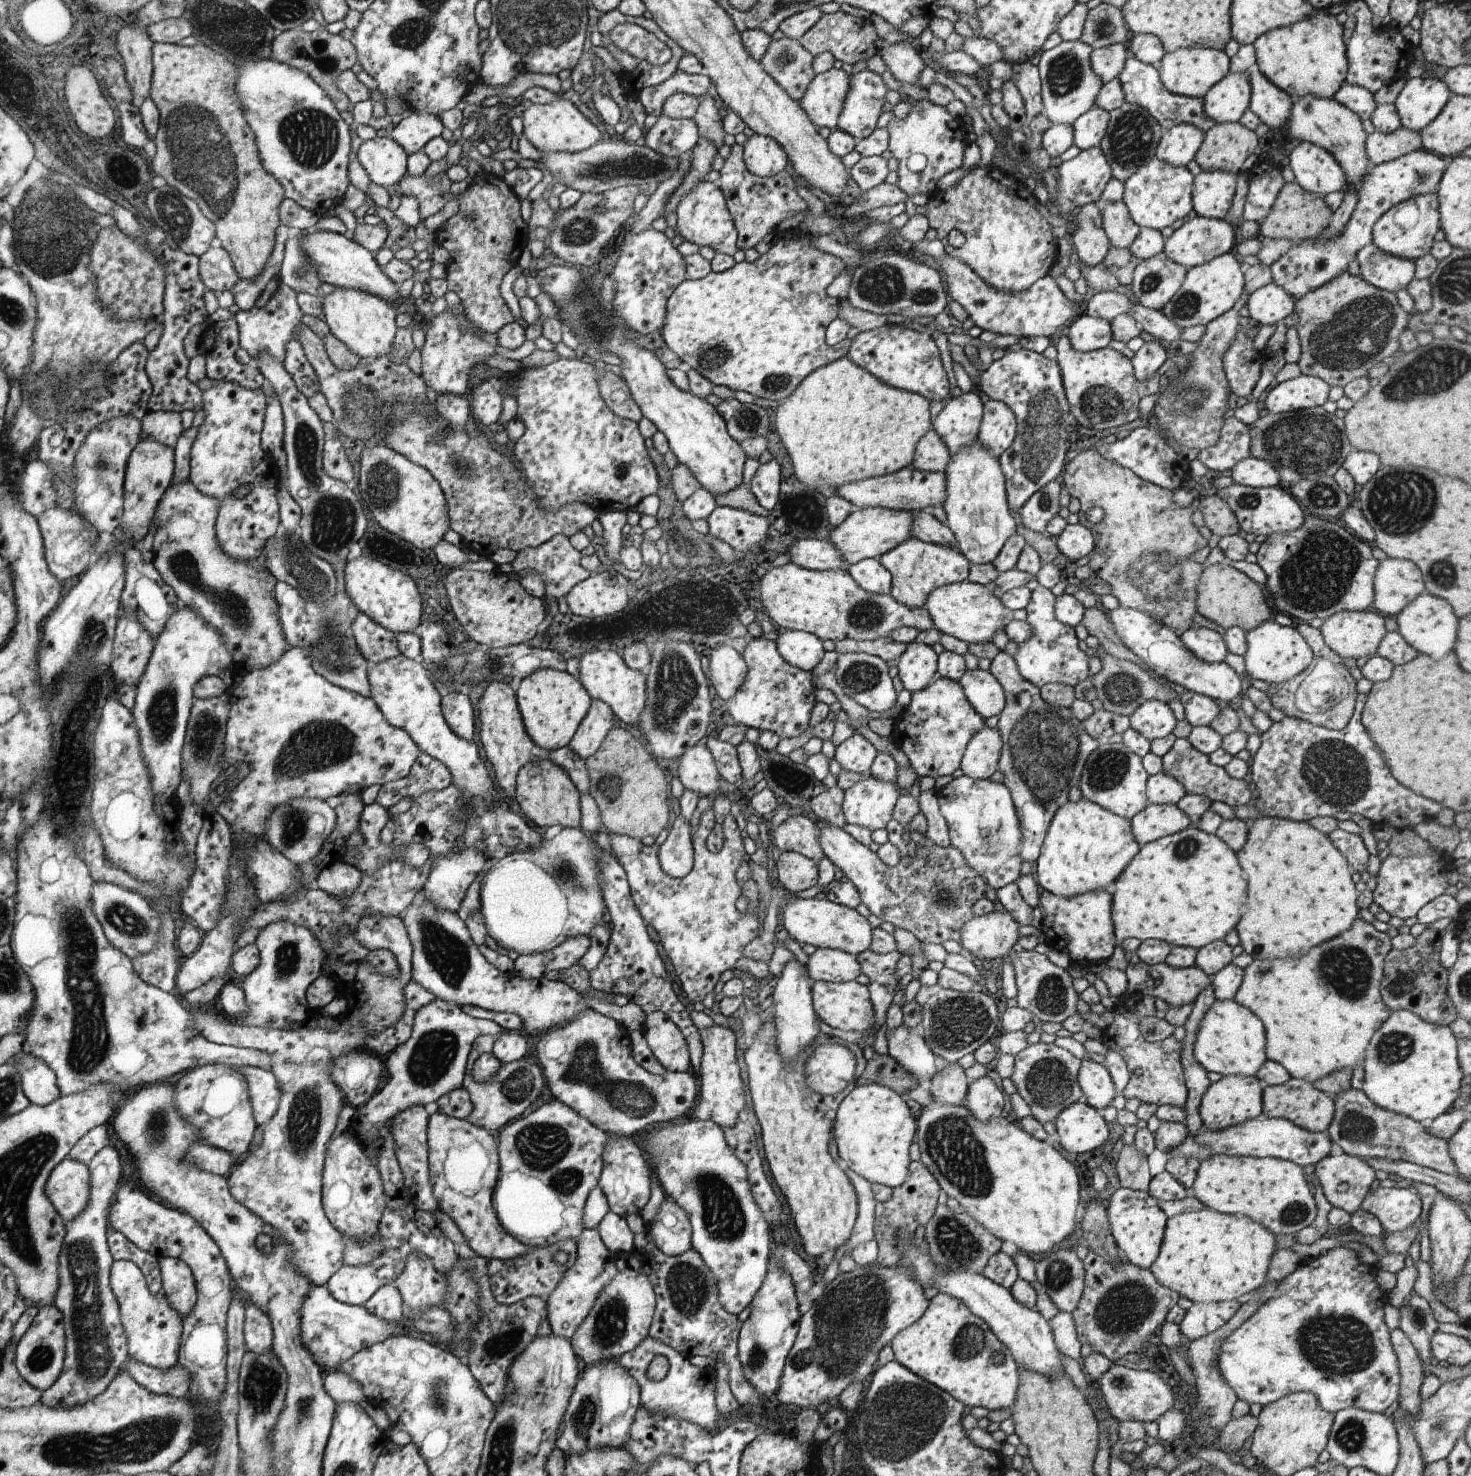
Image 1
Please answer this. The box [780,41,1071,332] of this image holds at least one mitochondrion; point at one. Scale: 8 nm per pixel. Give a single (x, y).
(883, 284)

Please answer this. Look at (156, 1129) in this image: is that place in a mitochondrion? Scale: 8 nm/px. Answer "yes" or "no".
yes

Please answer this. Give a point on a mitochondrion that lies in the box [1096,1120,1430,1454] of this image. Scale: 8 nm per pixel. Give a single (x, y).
(1336, 1345)

